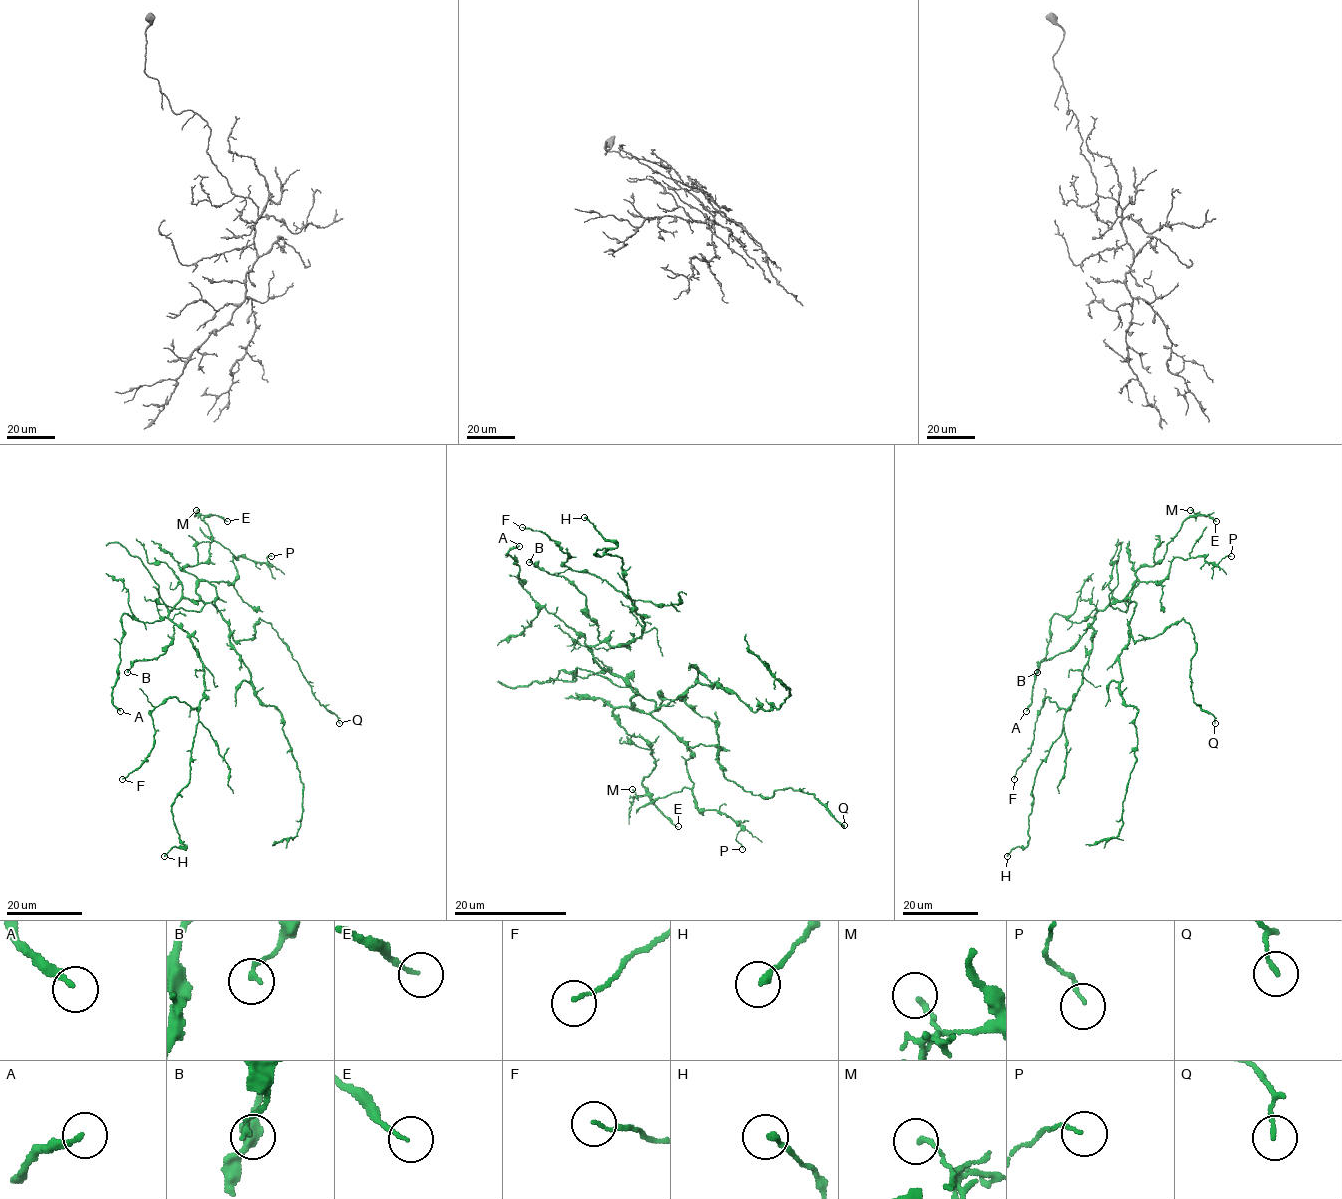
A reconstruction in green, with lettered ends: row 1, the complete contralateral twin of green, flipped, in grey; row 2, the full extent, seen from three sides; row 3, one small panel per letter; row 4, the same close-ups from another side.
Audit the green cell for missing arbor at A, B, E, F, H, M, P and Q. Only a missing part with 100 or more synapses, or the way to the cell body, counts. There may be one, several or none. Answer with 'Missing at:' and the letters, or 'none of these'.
Missing at: none of these

